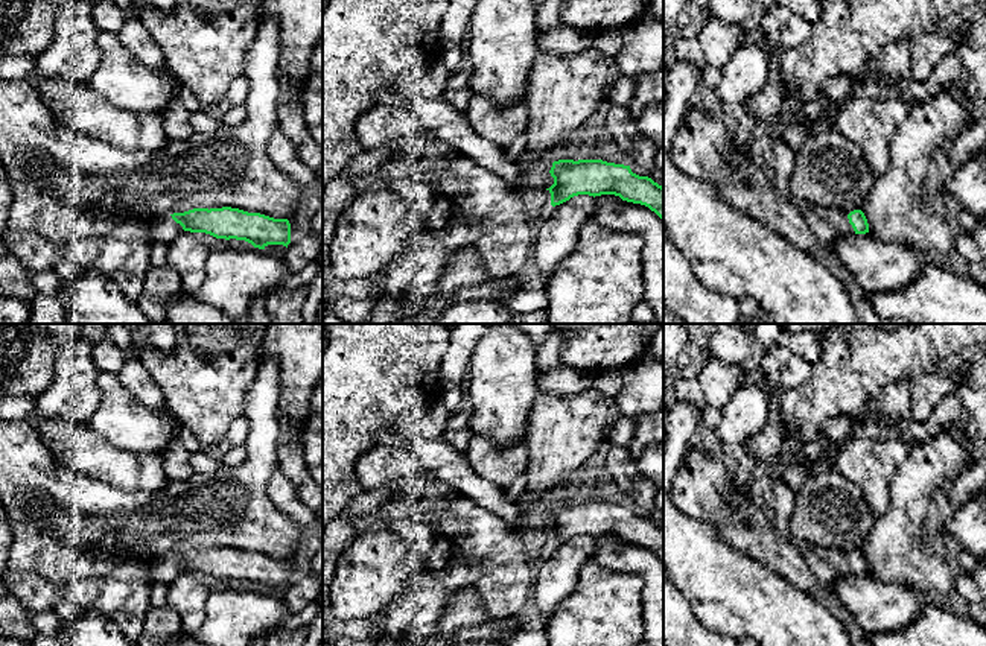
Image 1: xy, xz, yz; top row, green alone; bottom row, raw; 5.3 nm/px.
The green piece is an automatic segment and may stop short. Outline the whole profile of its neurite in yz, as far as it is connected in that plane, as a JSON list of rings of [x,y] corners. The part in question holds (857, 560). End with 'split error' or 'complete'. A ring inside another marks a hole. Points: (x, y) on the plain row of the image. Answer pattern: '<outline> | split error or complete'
[[[784,482],[774,483],[774,500],[776,500],[776,520],[773,526],[778,535],[800,550],[814,552],[820,559],[826,561],[840,576],[857,576],[869,573],[869,564],[861,550],[854,550],[849,555],[843,550],[832,550],[817,547],[805,540],[794,538],[790,532],[790,515],[794,505],[794,491]]] | split error

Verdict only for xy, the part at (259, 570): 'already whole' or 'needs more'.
needs more

